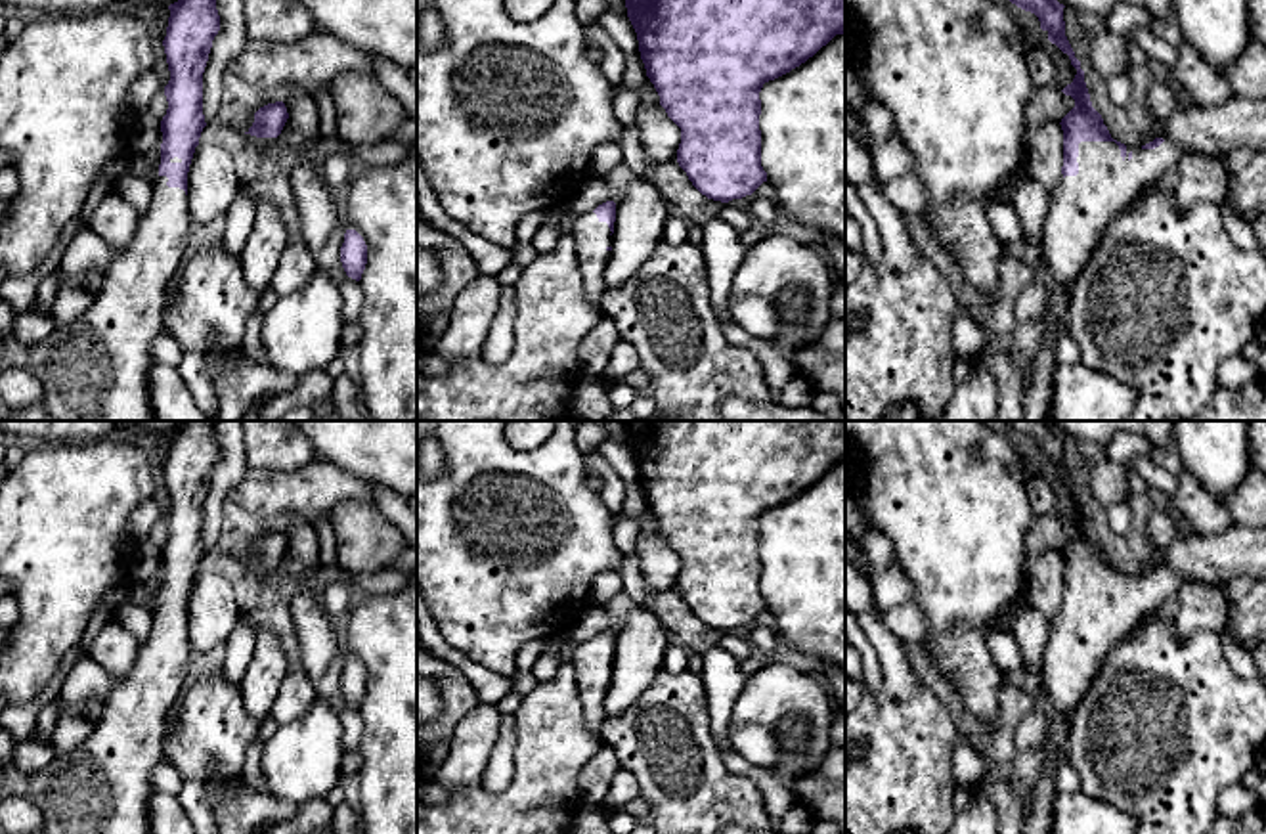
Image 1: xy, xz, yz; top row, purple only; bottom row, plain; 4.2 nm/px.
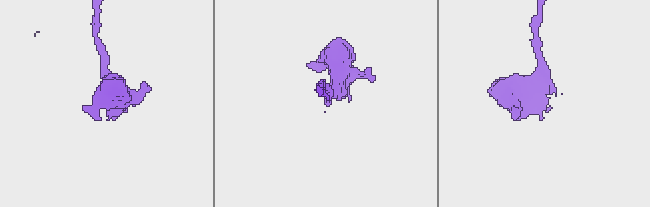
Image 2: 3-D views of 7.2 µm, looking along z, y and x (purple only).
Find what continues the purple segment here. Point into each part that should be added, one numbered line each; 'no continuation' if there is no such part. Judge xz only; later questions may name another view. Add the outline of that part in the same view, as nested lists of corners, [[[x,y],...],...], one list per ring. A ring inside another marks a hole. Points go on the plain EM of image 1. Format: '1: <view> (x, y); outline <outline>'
1: xz (591, 666); outline [[[591,639],[576,645],[570,662],[576,671],[585,725],[593,736],[600,738],[600,725],[606,717],[604,696],[610,687],[612,660],[608,652],[600,650]]]

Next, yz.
1: yz (1081, 636); outline [[[1165,568],[1155,578],[1126,576],[1124,587],[1121,585],[1121,578],[1115,570],[1079,572],[1079,603],[1065,604],[1052,620],[1048,643],[1042,654],[1044,689],[1067,729],[1073,710],[1094,683],[1109,652],[1130,633],[1142,616],[1159,608],[1186,583],[1191,582],[1170,568]]]

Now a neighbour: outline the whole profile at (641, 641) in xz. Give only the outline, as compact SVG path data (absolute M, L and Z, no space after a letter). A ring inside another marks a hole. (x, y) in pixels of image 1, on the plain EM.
M637 603L616 631L612 679L604 713L625 713L652 685L662 669L667 631L648 603Z

